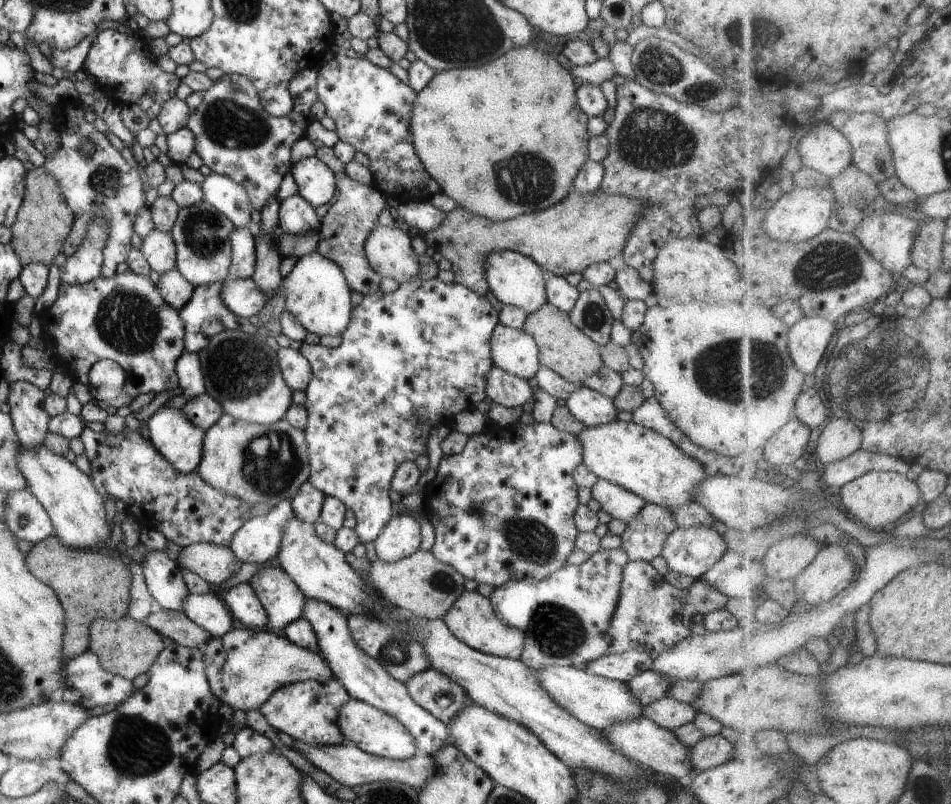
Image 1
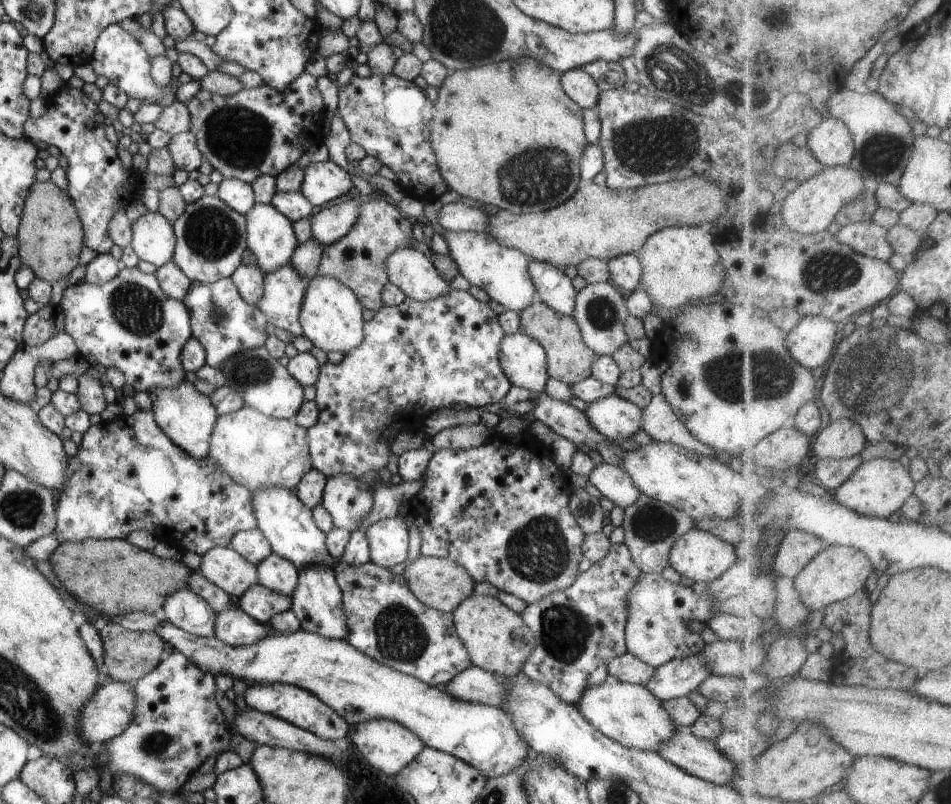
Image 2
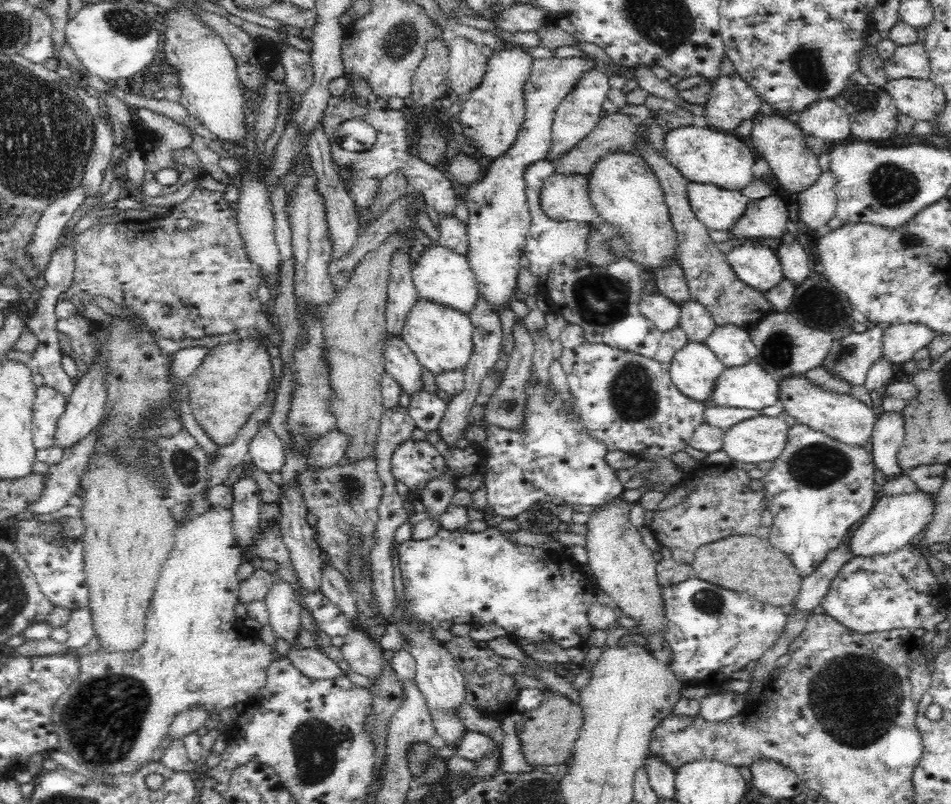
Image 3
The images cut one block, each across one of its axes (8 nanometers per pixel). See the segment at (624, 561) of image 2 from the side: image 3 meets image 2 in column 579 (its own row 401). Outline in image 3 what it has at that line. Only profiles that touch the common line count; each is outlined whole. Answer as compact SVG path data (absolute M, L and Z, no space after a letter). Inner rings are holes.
M584 342L571 349L563 349L559 360L569 384L569 392L574 395L573 408L580 413L592 437L606 444L608 451L623 450L634 458L642 455L648 460L652 457L670 457L674 452L684 451L696 427L703 421L707 406L682 394L671 381L669 369L662 367L654 358L612 348L604 343Z

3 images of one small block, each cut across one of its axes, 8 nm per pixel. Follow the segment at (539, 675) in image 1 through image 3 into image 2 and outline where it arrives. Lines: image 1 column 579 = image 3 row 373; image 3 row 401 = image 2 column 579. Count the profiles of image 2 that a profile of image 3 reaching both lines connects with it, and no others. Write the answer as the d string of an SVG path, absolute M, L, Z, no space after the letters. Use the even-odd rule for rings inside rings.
M613 679L600 684L592 684L584 690L576 707L599 730L626 748L657 753L672 734L679 729L676 722L664 710L662 701L658 700L648 688L637 684L623 683Z

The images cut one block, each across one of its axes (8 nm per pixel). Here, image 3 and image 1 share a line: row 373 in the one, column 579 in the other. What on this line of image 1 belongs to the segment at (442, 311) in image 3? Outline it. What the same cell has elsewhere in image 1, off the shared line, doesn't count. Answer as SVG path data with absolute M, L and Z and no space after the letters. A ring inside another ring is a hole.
M620 419L600 426L584 427L577 434L582 444L582 462L599 479L604 479L640 495L647 503L678 508L694 503L696 486L708 476L704 466L680 450L665 436L633 422Z

